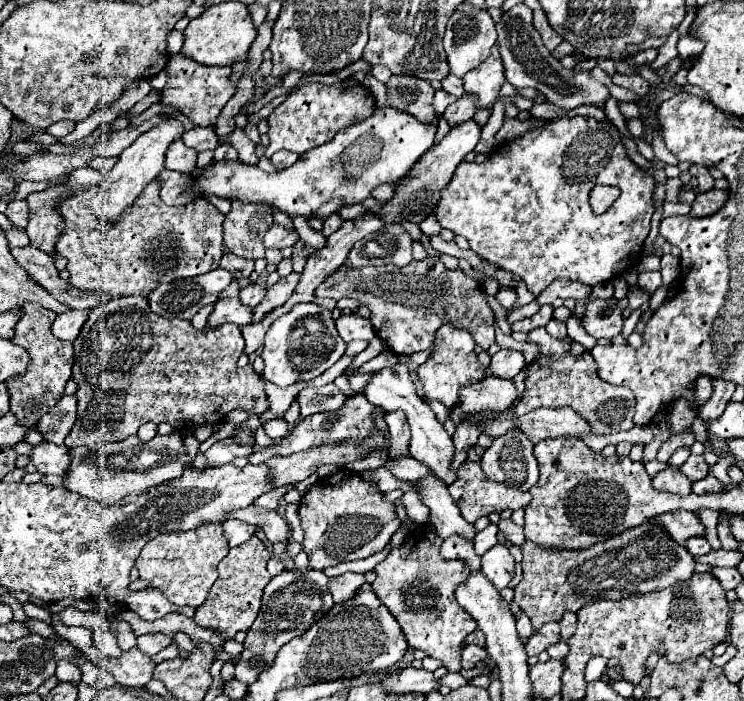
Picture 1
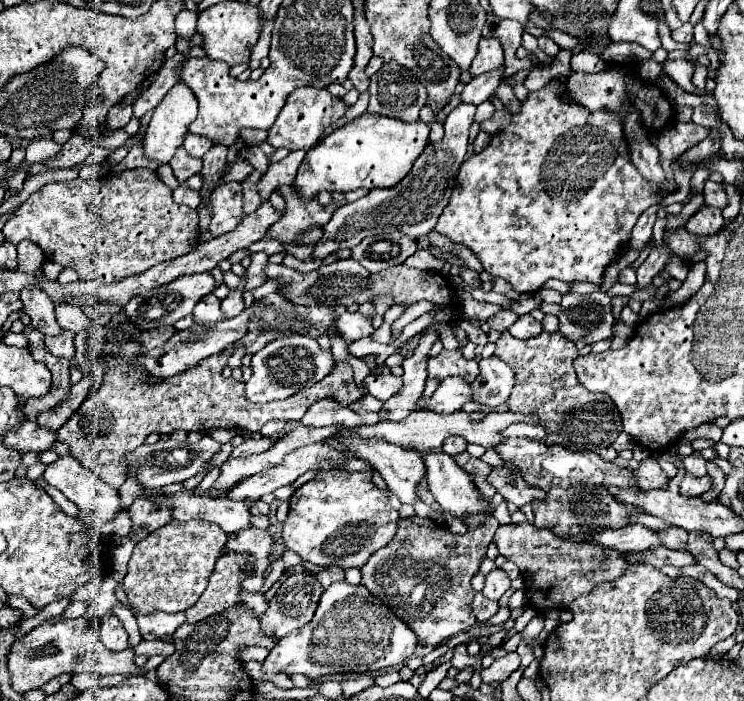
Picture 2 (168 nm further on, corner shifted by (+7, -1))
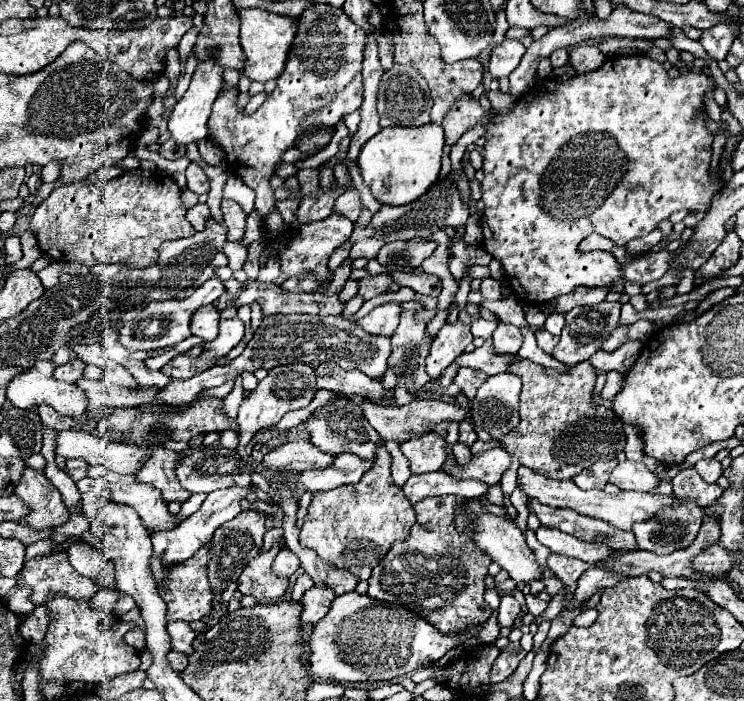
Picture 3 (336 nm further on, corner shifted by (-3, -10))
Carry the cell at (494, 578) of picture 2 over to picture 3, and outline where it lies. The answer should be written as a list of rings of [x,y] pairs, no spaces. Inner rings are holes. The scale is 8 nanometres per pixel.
[[[503,595],[501,605],[499,605],[499,625],[501,627],[513,627],[519,611],[521,611],[519,601],[513,595]]]

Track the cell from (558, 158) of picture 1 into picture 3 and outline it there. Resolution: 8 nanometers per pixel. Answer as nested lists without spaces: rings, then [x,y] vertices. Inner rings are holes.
[[[615,55],[607,57],[605,63],[589,73],[577,73],[567,81],[559,79],[539,79],[537,85],[547,85],[547,87],[533,87],[525,93],[523,99],[517,101],[517,105],[509,113],[493,113],[485,111],[479,101],[473,95],[463,95],[463,99],[457,99],[451,105],[451,111],[443,119],[443,129],[445,129],[445,143],[455,145],[457,137],[461,137],[467,129],[473,129],[473,123],[481,123],[485,127],[485,147],[483,147],[483,173],[485,179],[481,183],[483,191],[483,203],[485,203],[485,213],[483,213],[483,247],[489,251],[495,259],[503,263],[507,281],[513,289],[513,293],[525,301],[525,303],[547,303],[559,295],[571,293],[575,287],[605,287],[613,283],[613,291],[623,289],[621,281],[621,265],[611,253],[603,251],[591,251],[591,253],[581,253],[577,251],[577,245],[583,237],[591,233],[599,233],[607,239],[611,239],[615,245],[625,245],[633,237],[643,237],[649,231],[657,229],[657,225],[663,219],[669,219],[671,213],[685,209],[691,213],[705,213],[707,207],[711,205],[713,195],[723,191],[725,179],[723,179],[723,169],[719,167],[717,173],[711,173],[711,143],[713,143],[713,131],[705,125],[705,121],[699,117],[699,113],[705,111],[703,97],[709,91],[715,91],[715,83],[709,75],[705,73],[685,73],[679,77],[669,77],[669,73],[663,69],[659,61],[649,59],[647,55]]]

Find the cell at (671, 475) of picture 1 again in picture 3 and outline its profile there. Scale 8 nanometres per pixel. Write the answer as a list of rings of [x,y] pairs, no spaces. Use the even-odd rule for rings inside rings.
[[[621,461],[617,467],[611,471],[609,481],[617,485],[619,489],[629,489],[629,491],[651,491],[657,487],[657,477],[647,471],[647,467],[641,461]]]

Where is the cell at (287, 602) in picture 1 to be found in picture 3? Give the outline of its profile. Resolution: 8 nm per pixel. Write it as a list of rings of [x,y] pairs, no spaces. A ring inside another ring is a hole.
[[[311,587],[311,589],[303,595],[303,599],[301,599],[301,605],[303,605],[301,621],[303,621],[303,623],[309,623],[309,625],[315,625],[319,619],[325,617],[325,613],[329,611],[333,599],[335,599],[335,593],[333,593],[331,589]]]

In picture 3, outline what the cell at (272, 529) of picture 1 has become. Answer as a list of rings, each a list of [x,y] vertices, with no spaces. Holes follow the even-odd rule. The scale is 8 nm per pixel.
[[[131,483],[123,487],[111,485],[109,491],[111,491],[111,501],[133,507],[135,513],[141,515],[143,525],[147,529],[155,529],[155,531],[173,529],[177,517],[169,515],[167,503],[163,501],[159,489],[147,483]]]

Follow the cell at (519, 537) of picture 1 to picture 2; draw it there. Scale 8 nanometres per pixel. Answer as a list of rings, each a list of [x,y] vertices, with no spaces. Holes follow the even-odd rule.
[[[491,516],[477,530],[459,536],[431,518],[401,518],[393,540],[361,568],[361,584],[415,632],[421,646],[441,646],[443,640],[477,622],[469,610],[475,596],[469,580],[479,570],[497,526],[499,522]]]

